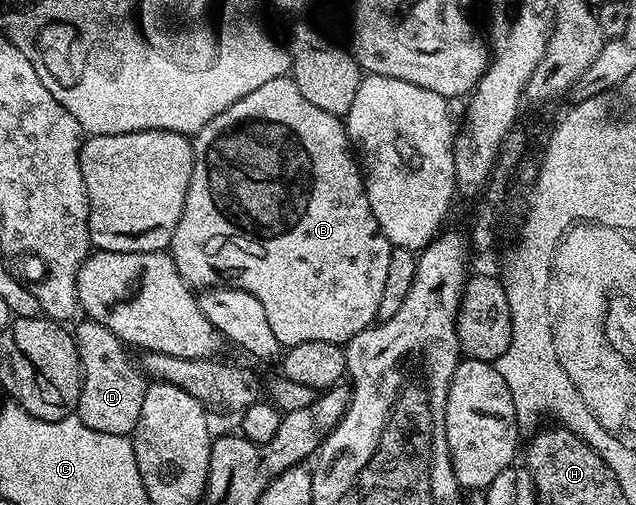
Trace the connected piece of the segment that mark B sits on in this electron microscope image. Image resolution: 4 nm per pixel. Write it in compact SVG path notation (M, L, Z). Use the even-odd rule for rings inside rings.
M283 77L267 81L265 85L260 85L260 89L252 89L248 97L240 97L240 101L228 105L224 113L212 117L212 121L208 121L208 125L204 125L204 129L200 129L197 135L193 136L192 142L192 181L188 185L186 204L180 213L176 233L168 248L169 254L174 256L176 269L183 281L194 289L223 287L252 293L252 297L256 297L256 301L264 305L268 325L272 325L272 333L276 333L276 341L283 348L295 347L304 341L328 341L345 345L349 339L356 337L356 333L360 333L377 320L380 293L384 293L384 281L388 277L388 257L392 244L378 228L372 205L366 196L366 185L359 160L352 150L350 136L346 134L346 124L339 116L324 113L324 109L312 105L312 101L308 101L308 97L300 93L294 78Z

